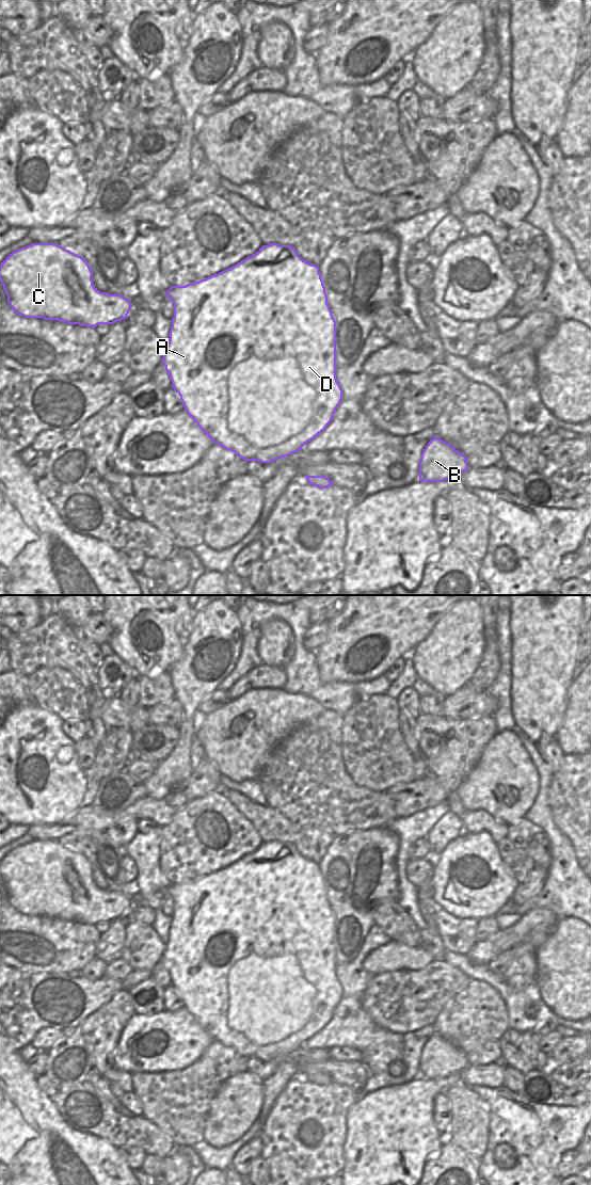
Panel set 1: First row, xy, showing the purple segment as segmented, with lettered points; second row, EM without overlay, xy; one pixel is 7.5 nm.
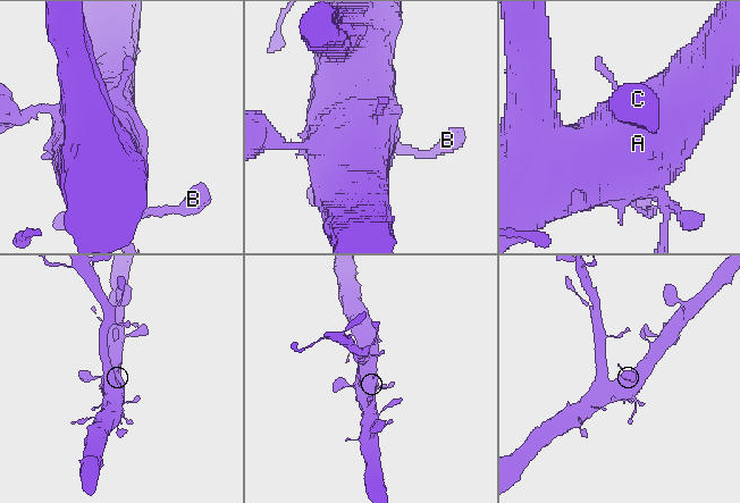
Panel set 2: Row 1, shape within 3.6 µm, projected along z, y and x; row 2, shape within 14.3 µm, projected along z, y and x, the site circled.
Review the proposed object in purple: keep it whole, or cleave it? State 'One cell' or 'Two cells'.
One cell.

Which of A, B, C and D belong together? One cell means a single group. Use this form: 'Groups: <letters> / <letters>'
Groups: A B C D.

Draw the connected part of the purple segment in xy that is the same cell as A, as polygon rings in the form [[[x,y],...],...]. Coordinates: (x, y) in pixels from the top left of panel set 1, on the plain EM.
[[[271,840],[237,862],[205,877],[186,883],[172,883],[166,890],[174,901],[170,938],[161,960],[170,972],[172,984],[180,993],[187,1011],[214,1040],[235,1050],[245,1058],[271,1060],[288,1054],[317,1035],[330,1022],[342,997],[342,987],[336,976],[336,918],[328,901],[319,864],[303,858],[296,845]]]

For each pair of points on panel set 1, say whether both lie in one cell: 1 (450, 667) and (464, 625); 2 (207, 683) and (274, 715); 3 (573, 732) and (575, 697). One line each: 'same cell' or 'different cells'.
1: same cell
2: different cells
3: same cell

